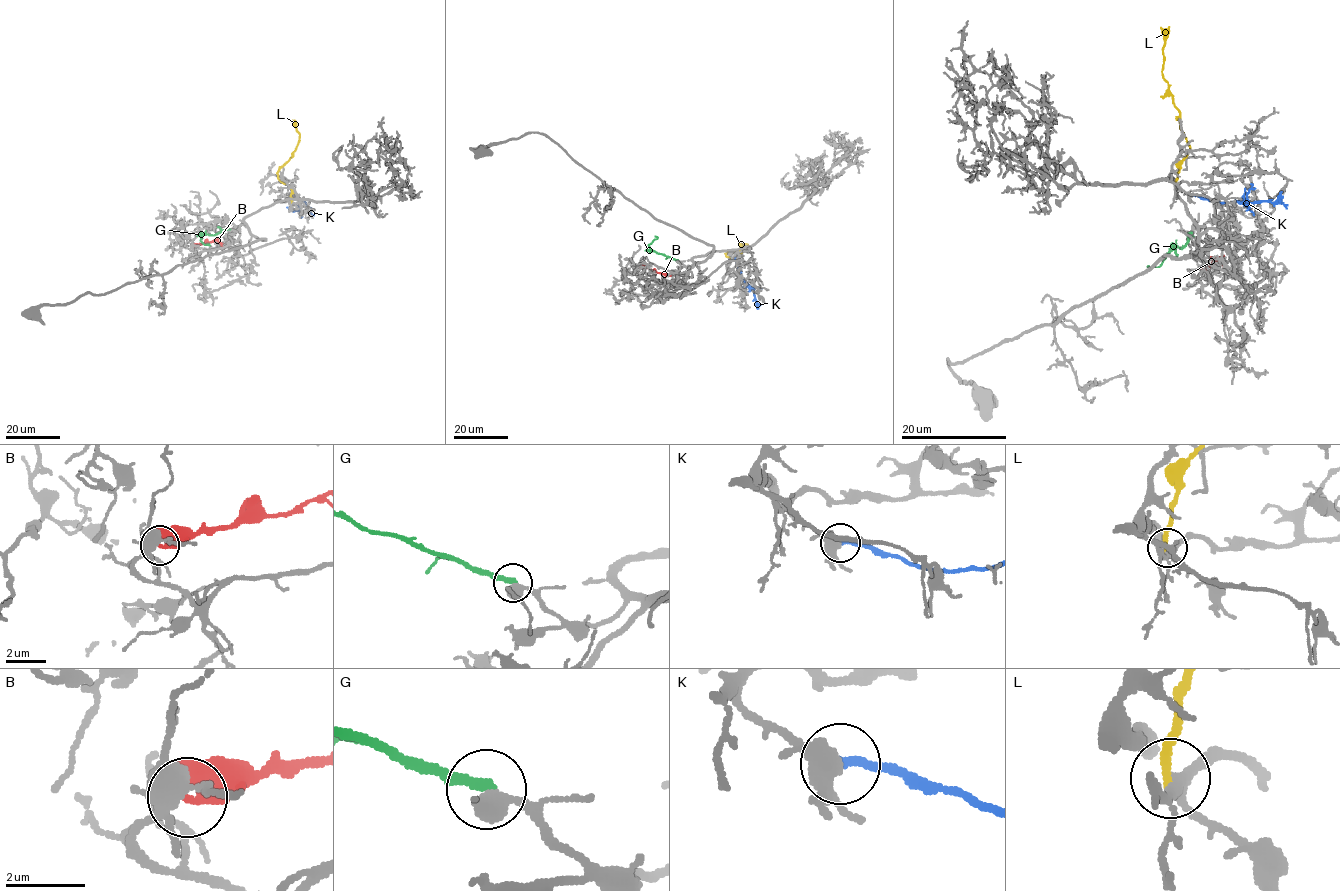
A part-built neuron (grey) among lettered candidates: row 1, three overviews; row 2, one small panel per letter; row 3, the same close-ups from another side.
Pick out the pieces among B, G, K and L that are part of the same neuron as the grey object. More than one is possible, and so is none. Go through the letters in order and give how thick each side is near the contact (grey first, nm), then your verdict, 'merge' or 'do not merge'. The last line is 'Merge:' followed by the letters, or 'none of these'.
B: calibres 400 and 420 nm; do not merge
G: calibres 550 and 240 nm; merge
K: calibres 360 and 300 nm; do not merge
L: calibres 260 and 240 nm; do not merge
Merge: G

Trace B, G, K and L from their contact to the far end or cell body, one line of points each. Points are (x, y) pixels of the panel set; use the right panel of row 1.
B: (1203, 269), (1220, 257), (1223, 270)
G: (1194, 238), (1182, 248), (1175, 245), (1158, 266), (1146, 266)
K: (1191, 196), (1219, 202), (1282, 202), (1287, 209)
L: (1177, 184), (1181, 161), (1190, 150), (1179, 110), (1162, 75), (1165, 35), (1161, 27)

